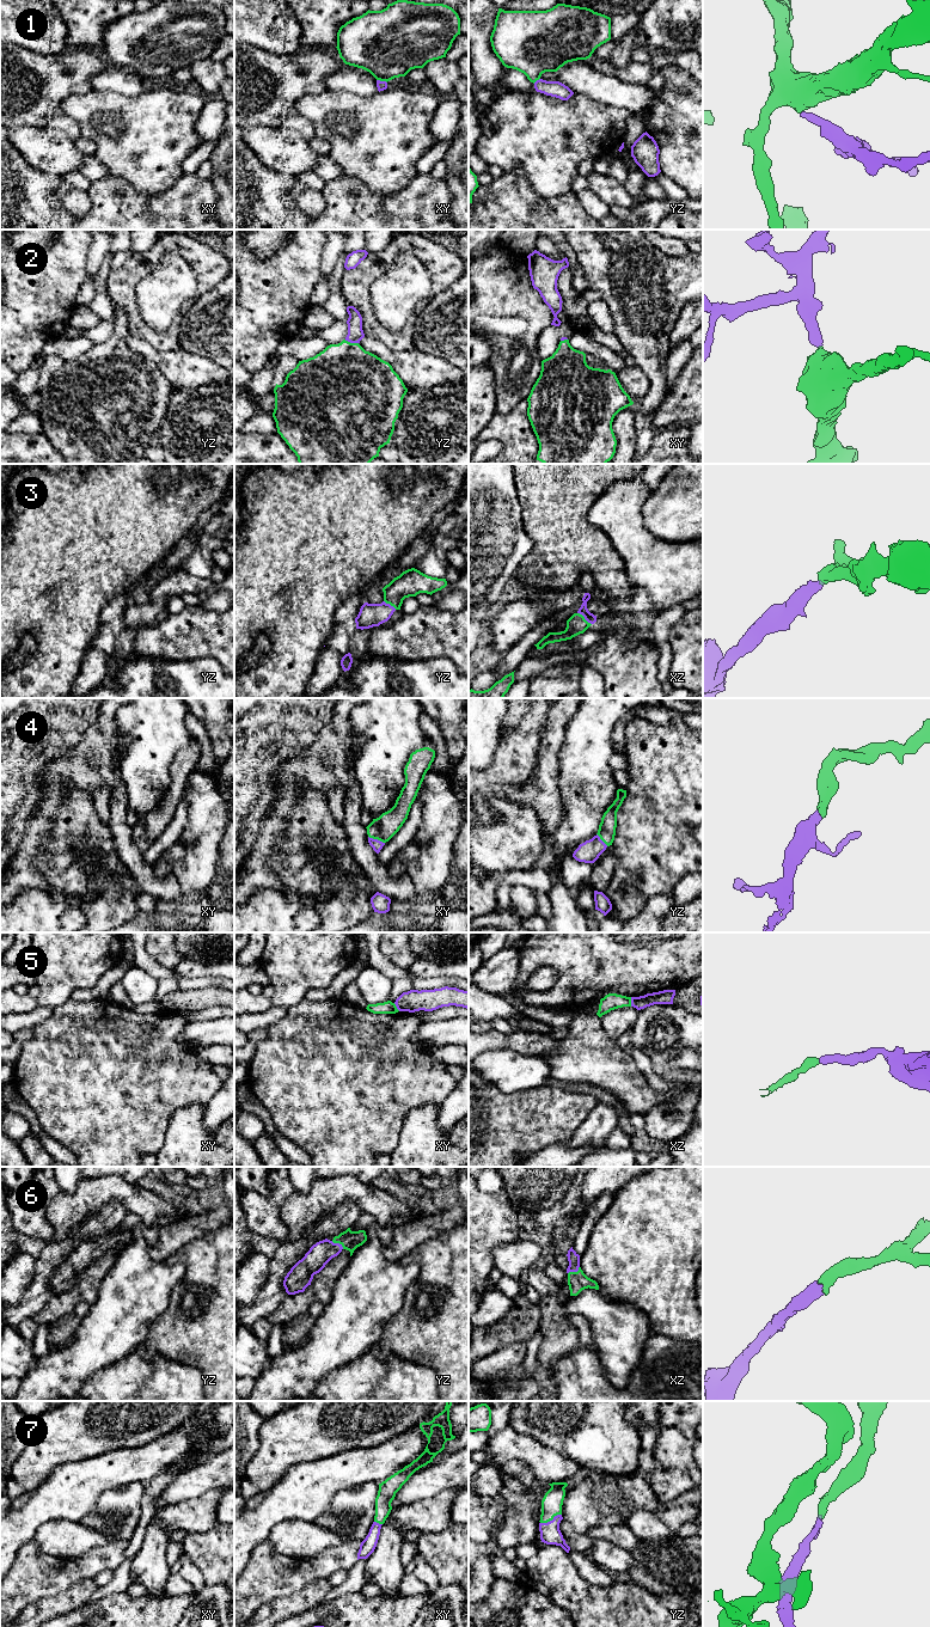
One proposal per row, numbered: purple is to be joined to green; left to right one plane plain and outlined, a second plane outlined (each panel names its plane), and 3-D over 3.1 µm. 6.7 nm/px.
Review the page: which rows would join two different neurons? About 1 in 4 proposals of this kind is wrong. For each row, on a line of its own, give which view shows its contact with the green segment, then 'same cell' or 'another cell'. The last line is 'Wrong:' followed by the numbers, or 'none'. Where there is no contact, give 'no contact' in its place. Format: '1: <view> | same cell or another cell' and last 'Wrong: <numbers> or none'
1: xy | same cell
2: yz | same cell
3: xz | same cell
4: xy | same cell
5: xz | another cell
6: yz | same cell
7: yz | same cell
Wrong: 5

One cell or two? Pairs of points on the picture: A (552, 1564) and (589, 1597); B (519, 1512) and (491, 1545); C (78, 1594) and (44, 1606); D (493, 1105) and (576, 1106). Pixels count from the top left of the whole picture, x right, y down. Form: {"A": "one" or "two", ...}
{"A": "one", "B": "two", "C": "one", "D": "one"}

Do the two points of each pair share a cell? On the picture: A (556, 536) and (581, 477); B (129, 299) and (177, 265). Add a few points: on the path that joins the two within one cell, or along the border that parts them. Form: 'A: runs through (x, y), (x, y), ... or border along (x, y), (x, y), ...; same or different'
A: runs through (556, 521), (556, 502), (567, 491); same
B: border along (151, 270), (135, 289), (135, 301), (142, 320); different

